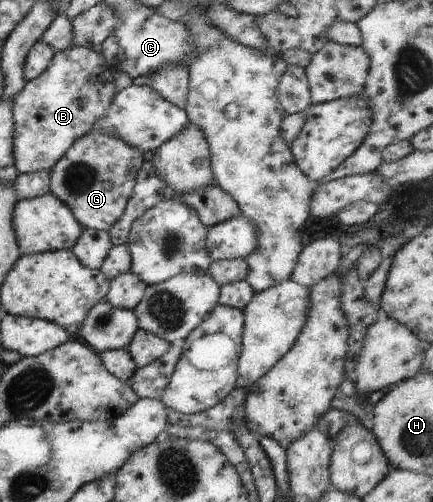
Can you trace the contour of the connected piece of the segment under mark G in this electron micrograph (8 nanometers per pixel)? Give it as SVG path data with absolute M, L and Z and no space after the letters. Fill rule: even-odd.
M88 132L48 171L49 193L70 209L81 226L107 232L122 214L142 163L142 154L135 148L104 133Z

